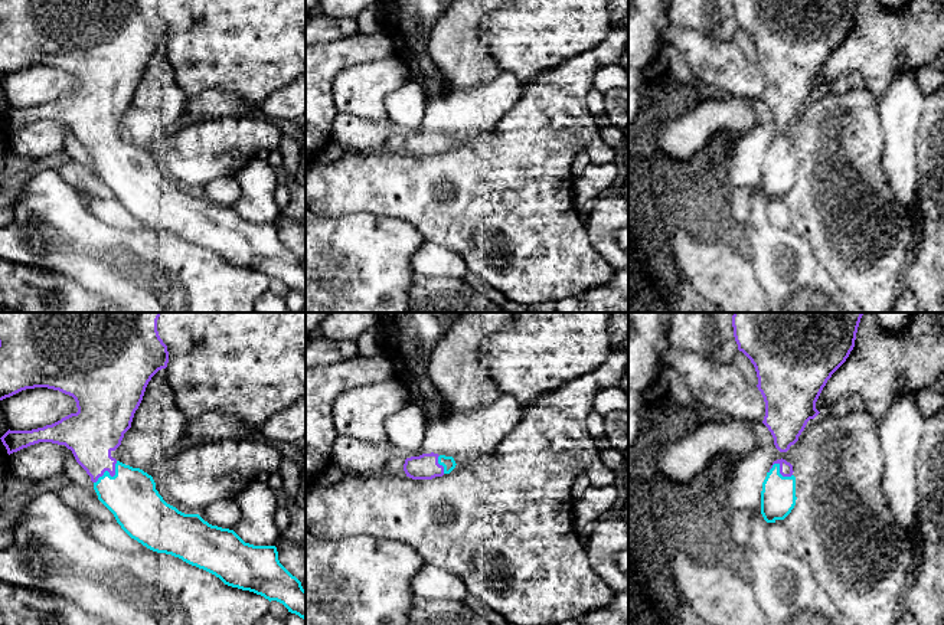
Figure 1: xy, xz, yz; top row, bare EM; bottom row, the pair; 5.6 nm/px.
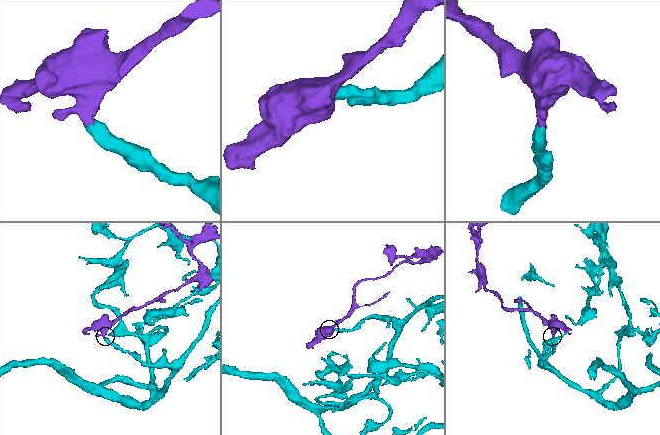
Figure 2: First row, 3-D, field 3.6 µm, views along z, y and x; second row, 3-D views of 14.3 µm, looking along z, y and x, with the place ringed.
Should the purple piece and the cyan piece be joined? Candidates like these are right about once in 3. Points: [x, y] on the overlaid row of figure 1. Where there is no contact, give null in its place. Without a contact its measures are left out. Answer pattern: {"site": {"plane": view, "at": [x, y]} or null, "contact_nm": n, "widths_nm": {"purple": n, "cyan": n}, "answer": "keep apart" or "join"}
{"site": {"plane": "xy", "at": [110, 474]}, "contact_nm": 180, "widths_nm": {"purple": 300, "cyan": 280}, "answer": "join"}

